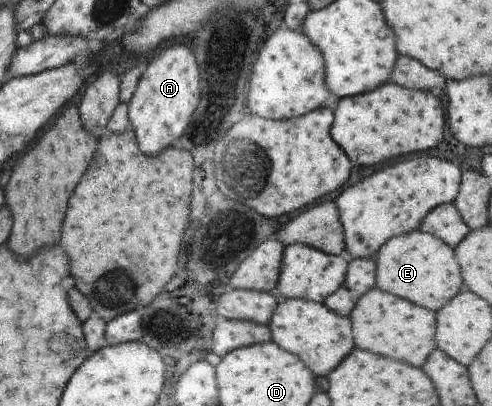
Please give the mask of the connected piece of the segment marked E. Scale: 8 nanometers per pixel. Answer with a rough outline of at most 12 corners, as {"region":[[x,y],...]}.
{"region":[[420,230],[375,258],[376,287],[438,312],[464,288],[453,250]]}

